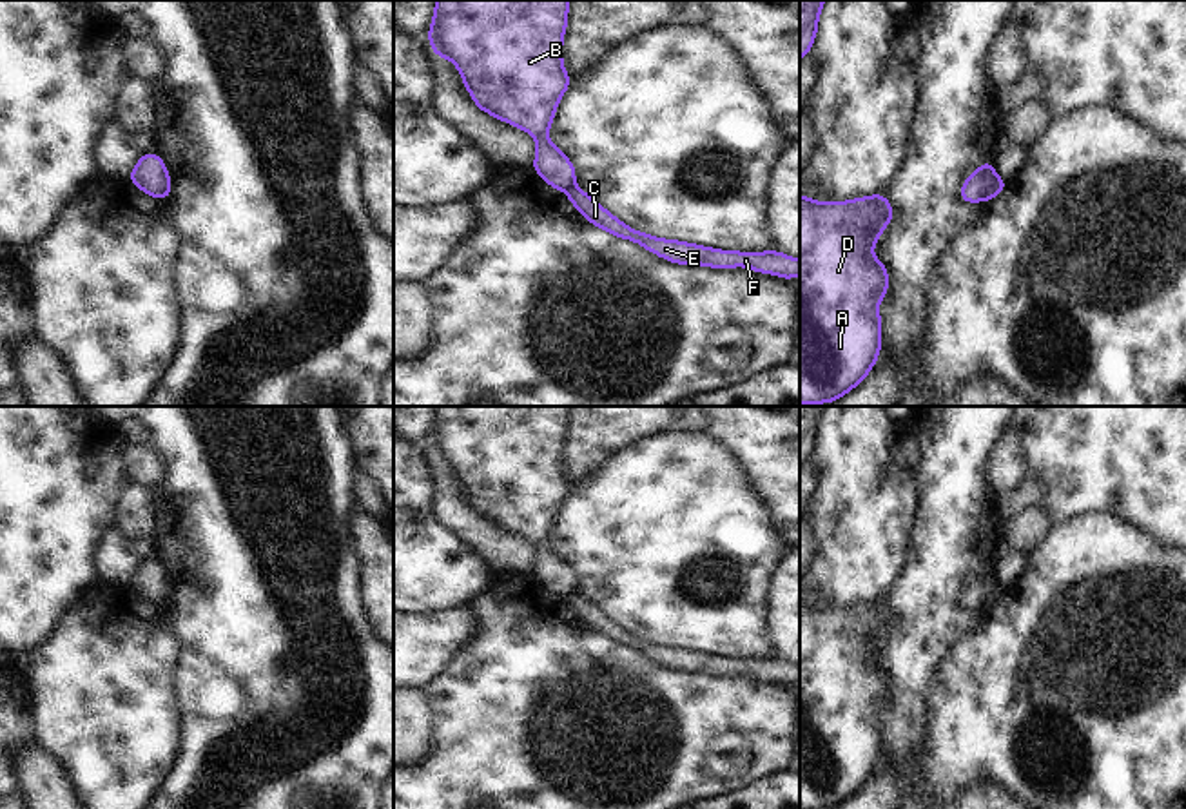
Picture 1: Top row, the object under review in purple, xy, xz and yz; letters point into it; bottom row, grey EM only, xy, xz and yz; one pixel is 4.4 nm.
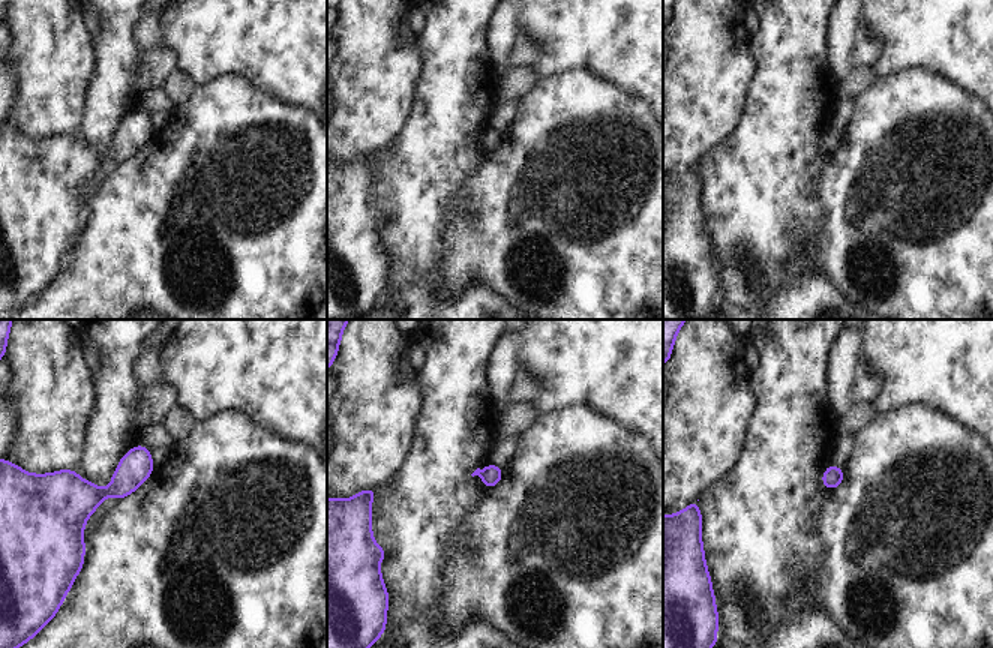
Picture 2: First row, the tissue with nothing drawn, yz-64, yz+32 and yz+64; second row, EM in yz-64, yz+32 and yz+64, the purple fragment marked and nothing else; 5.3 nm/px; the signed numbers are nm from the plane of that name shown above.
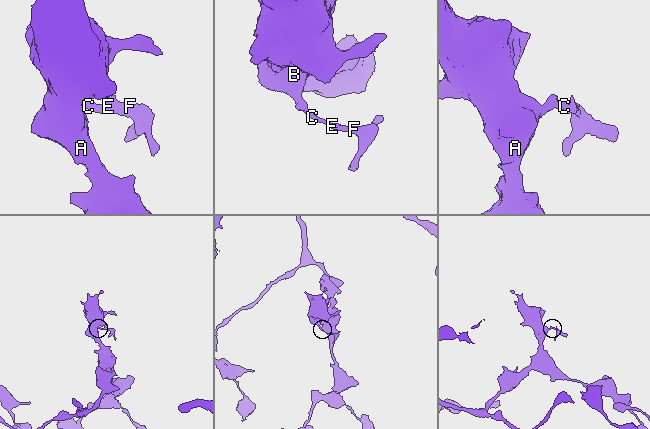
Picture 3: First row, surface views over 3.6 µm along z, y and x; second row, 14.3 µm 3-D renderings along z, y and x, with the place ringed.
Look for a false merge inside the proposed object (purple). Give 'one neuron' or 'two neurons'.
two neurons

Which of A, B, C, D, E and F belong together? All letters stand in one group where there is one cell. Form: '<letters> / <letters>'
A B D / C E F

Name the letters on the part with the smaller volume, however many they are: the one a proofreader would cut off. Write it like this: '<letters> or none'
C, E, F

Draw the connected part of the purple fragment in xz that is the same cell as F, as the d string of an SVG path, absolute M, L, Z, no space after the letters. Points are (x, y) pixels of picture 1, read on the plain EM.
M569 591L566 602L571 606L573 613L591 629L602 637L618 642L620 646L631 646L642 651L646 657L678 669L678 671L705 671L711 675L733 675L749 673L754 678L774 680L785 684L787 687L800 682L800 666L785 662L778 657L767 658L736 658L736 657L716 657L713 653L700 653L696 649L682 649L678 646L660 646L646 638L638 638L602 611L598 611L588 599L580 597L577 591Z

